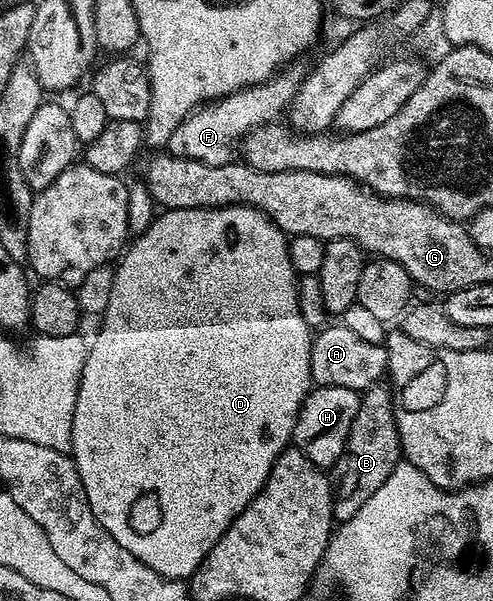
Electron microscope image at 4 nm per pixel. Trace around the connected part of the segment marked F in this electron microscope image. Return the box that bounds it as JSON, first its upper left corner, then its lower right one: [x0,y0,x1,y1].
[165,68,303,164]

